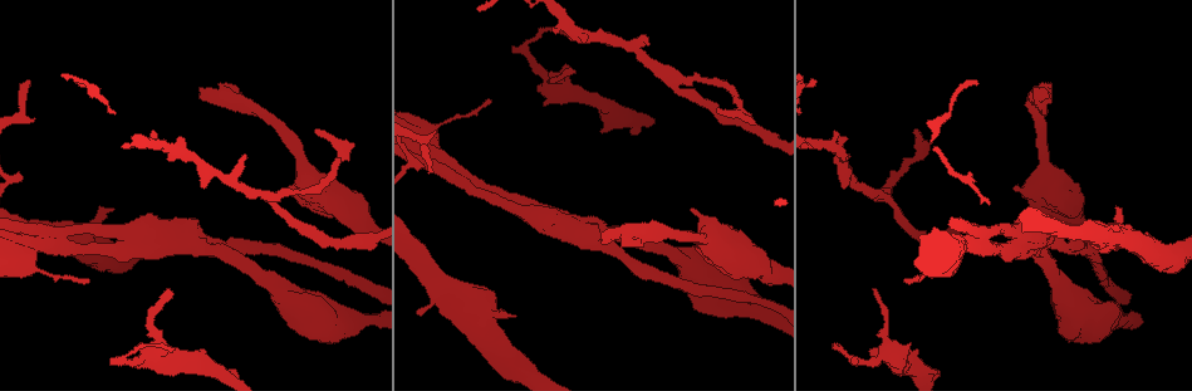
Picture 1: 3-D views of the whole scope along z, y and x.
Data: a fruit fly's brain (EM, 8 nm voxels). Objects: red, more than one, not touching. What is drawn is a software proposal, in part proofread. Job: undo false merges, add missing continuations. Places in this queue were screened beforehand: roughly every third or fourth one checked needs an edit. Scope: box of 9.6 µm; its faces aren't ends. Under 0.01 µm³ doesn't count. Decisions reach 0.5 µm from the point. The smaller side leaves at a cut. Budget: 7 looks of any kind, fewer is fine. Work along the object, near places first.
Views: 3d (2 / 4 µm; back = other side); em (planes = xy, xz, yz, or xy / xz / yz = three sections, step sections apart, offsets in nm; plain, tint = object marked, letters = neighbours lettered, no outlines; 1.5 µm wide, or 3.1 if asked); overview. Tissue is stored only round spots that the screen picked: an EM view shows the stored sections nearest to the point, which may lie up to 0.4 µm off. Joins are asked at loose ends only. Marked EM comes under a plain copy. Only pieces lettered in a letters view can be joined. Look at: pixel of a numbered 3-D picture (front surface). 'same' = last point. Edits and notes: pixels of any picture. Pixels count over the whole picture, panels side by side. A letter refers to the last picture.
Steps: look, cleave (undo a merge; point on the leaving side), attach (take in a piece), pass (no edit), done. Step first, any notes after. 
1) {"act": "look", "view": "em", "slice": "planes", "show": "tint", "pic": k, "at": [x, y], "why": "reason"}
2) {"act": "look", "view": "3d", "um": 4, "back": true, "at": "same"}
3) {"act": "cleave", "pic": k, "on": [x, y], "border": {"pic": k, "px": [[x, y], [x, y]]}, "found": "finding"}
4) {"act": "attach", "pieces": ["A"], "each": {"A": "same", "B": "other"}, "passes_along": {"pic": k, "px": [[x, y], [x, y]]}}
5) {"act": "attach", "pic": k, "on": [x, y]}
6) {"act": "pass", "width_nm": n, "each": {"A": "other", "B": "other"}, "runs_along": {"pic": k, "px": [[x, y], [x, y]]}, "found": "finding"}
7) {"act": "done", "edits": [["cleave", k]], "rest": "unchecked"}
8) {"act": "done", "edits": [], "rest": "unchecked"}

{"act": "look", "view": "3d", "um": 4, "pic": 1, "at": [33, 122], "why": "branch stops here"}

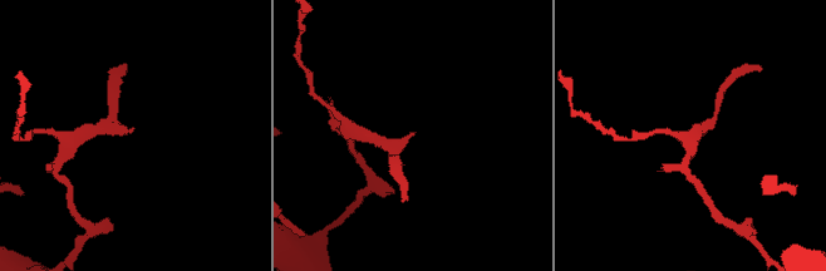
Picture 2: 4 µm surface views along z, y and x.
{"act": "look", "view": "em", "slice": "planes", "show": "letters", "pic": 2, "at": [415, 134], "why": "shape alone is not enough"}

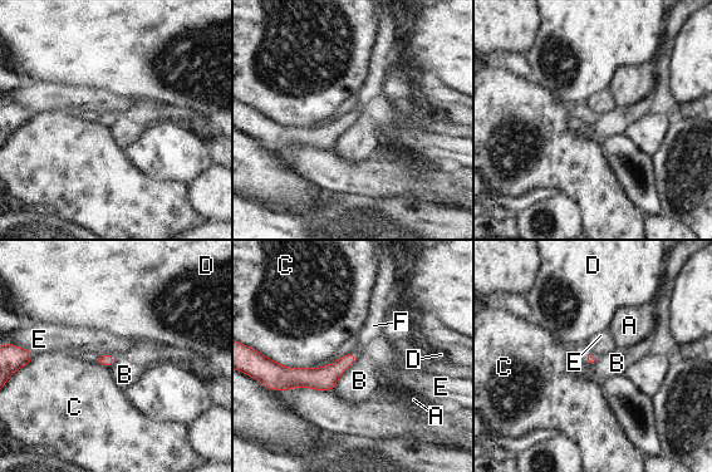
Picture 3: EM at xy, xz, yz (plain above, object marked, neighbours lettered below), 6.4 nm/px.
{"act": "attach", "pieces": ["F"], "each": {"A": "other", "B": "other", "C": "other", "D": "other", "E": "other", "F": "same"}, "passes_along": {"pic": 3, "px": [[324, 378], [354, 355], [373, 325]]}, "found": "the neuron continues"}

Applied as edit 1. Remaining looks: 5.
{"act": "look", "view": "em", "slice": "planes", "show": "letters", "pic": 1, "at": [272, 199], "why": "branch point"}

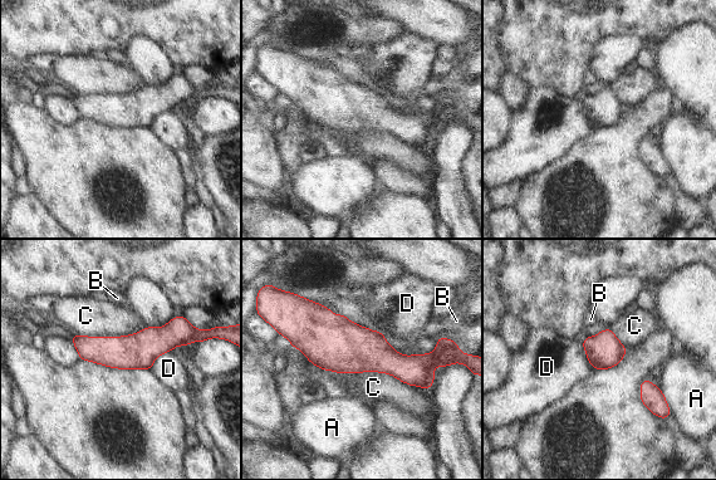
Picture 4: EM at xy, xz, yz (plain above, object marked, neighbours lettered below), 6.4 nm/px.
{"act": "pass", "each": {"A": "other", "B": "other", "C": "other", "D": "other"}, "found": "continuous, no second neuron"}

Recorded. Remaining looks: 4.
{"act": "look", "view": "em", "slice": "yz", "step": 8, "show": "tint", "pic": 1, "at": [193, 236], "why": "three-way junction"}

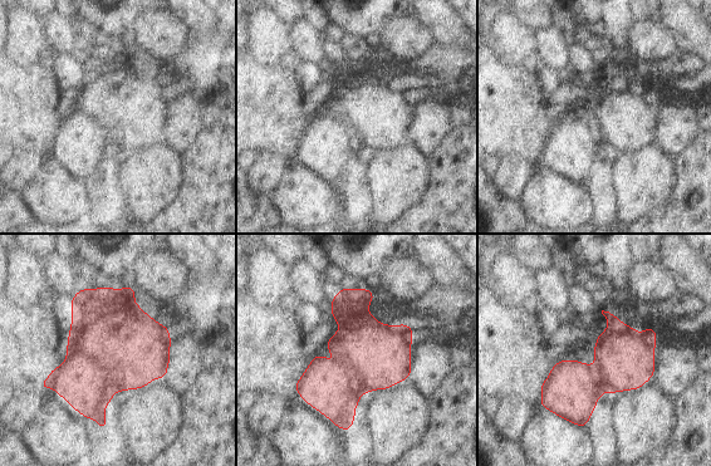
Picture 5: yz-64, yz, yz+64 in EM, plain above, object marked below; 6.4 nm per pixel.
{"act": "look", "view": "em", "slice": "xy", "step": 4, "show": "letters", "at": "same"}

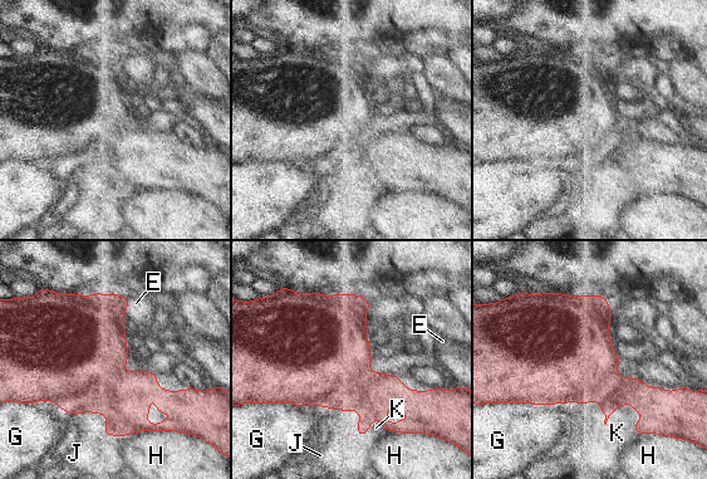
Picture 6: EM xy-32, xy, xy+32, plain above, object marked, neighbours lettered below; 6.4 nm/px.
{"act": "cleave", "pic": 6, "on": [89, 348], "longest_contact_nm": ["G", 600], "each": {"E": "other", "G": "other", "H": "other", "J": "other", "K": "other"}, "border": {"pic": 6, "px": [[124, 375], [118, 396], [59, 405]]}, "found": "a second neuron is stuck on"}

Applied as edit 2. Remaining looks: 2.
{"act": "done", "edits": [["attach", 3], ["cleave", 6]], "rest": "unchecked"}

